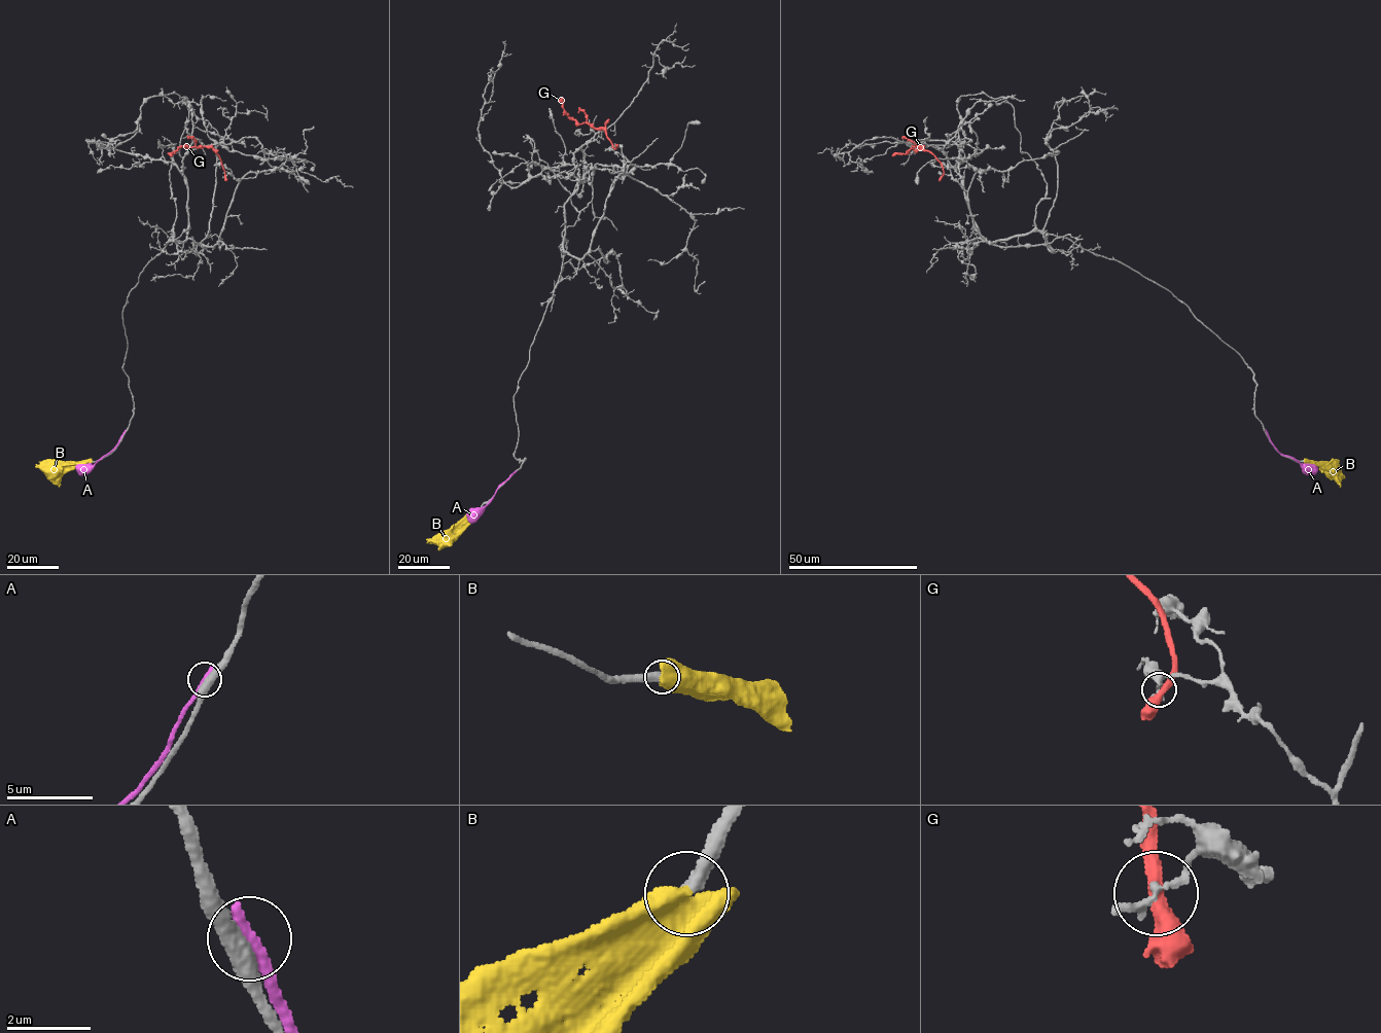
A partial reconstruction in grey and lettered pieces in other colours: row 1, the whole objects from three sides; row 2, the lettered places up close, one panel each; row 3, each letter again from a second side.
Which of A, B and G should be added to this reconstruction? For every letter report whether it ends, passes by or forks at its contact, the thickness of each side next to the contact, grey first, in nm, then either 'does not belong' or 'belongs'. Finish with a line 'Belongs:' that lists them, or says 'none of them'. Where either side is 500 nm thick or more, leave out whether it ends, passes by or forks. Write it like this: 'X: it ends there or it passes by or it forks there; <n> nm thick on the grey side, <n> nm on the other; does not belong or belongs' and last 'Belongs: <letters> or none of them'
A: it ends there; 360 nm thick on the grey side, 340 nm on the other; does not belong
B: 440 nm thick on the grey side, 650 nm on the other; does not belong
G: it passes by; 220 nm thick on the grey side, 400 nm on the other; does not belong
Belongs: none of them

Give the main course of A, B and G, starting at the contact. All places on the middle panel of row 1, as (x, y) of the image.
A: (515, 471), (469, 521)
B: (480, 510), (465, 514), (446, 531), (426, 540)
G: (615, 147), (602, 128), (593, 128), (587, 122), (578, 125), (571, 119), (564, 110), (562, 98)

